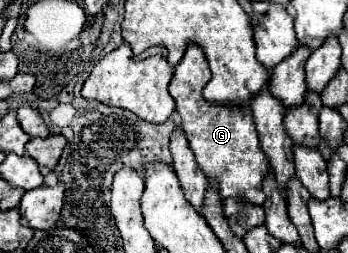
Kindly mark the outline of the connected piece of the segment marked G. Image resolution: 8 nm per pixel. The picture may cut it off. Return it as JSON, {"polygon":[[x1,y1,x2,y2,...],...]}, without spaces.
{"polygon":[[192,43,184,53,182,61,174,71,170,83,170,95,176,101,176,111,182,117,182,129,196,155,200,169,208,179,218,179,220,195,226,199,230,195,244,197,252,205,262,205,266,195,262,191,262,179,268,175,268,161,264,151,260,151,258,133,254,127,252,111,244,105,218,105,204,101,202,89,208,83,208,63,204,51]]}

